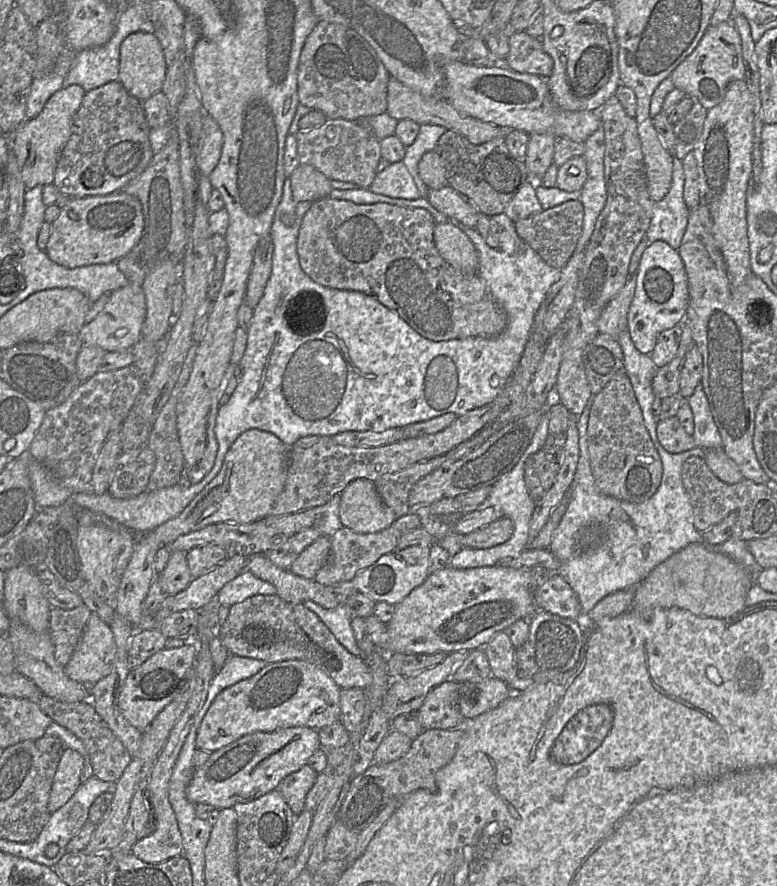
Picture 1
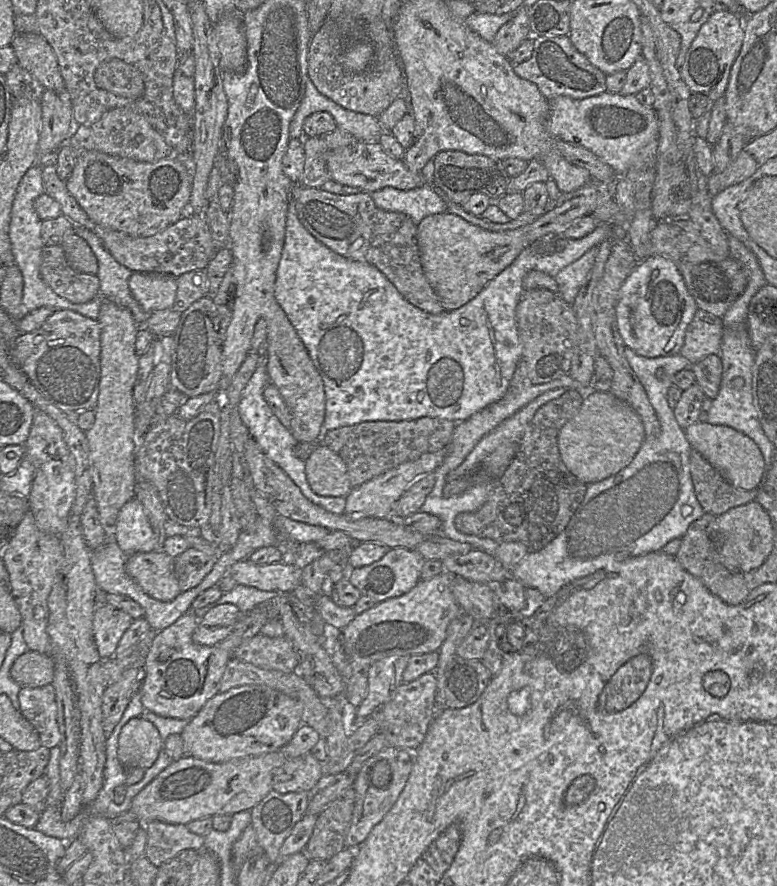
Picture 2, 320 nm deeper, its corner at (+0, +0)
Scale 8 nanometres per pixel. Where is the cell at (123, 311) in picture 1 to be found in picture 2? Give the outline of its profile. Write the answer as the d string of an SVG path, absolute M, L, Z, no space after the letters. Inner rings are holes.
M134 272L128 285L133 298L145 313L170 309L173 305L177 283L171 275Z

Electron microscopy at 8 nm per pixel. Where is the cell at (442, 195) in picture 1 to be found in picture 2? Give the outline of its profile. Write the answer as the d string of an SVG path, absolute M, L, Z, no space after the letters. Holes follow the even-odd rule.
M357 141L350 146L333 150L328 155L326 167L332 180L368 193L388 186L399 190L411 190L425 184L419 172L410 171L402 159L397 160L388 155L378 141Z

